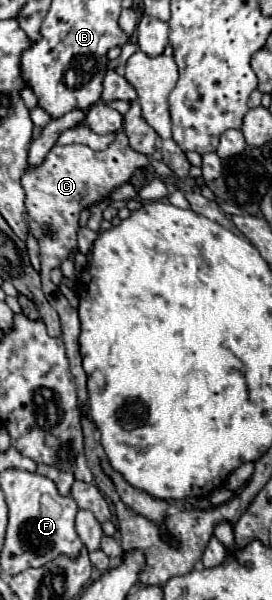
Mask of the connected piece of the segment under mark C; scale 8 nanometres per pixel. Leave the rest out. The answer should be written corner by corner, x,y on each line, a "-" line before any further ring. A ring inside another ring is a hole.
124,132
116,134
116,140
106,150
92,150
84,144
70,144
60,146
54,144
54,148
48,152
44,162
36,168
28,166
28,170
22,176
22,188
26,190
26,222
30,234
40,244
40,262
42,262
42,288
48,298
48,302
56,308
62,322
62,340
66,344
66,356
70,360
70,372
74,374
76,386
78,386
78,406
82,416
88,416
88,392
86,392
86,374
82,370
82,358
78,352
78,312
68,304
68,300
62,296
56,284
50,280
50,272
54,268
60,268
60,264
70,256
70,252
76,248
76,232
78,232
78,220
80,212
96,202
106,200
112,190
118,186
130,182
136,170
148,166
148,158
144,154
138,154
130,148
128,138

